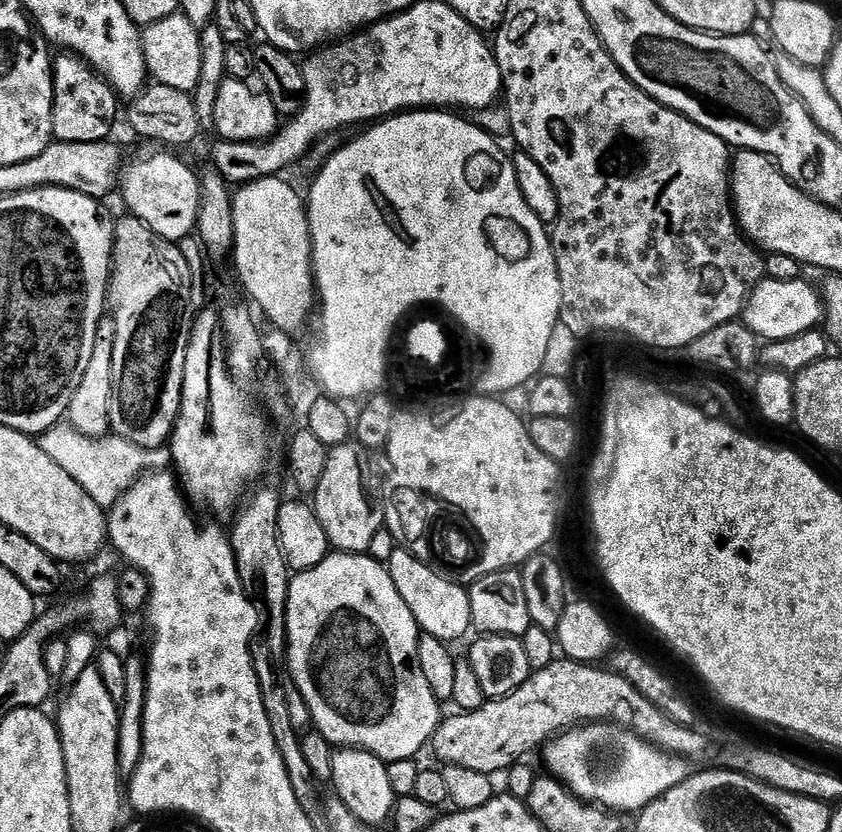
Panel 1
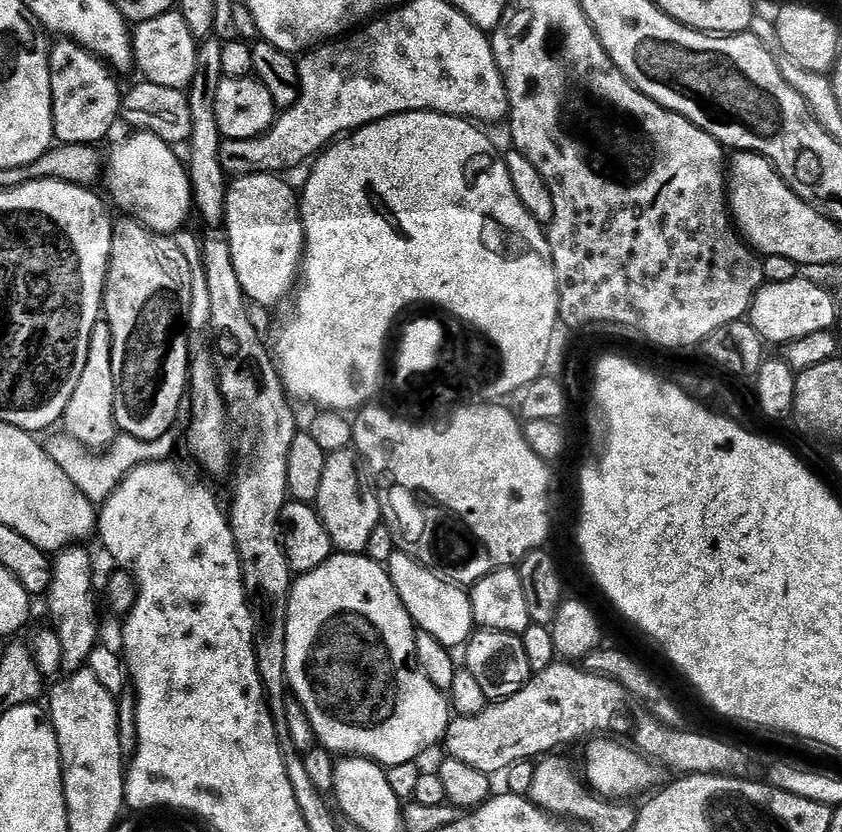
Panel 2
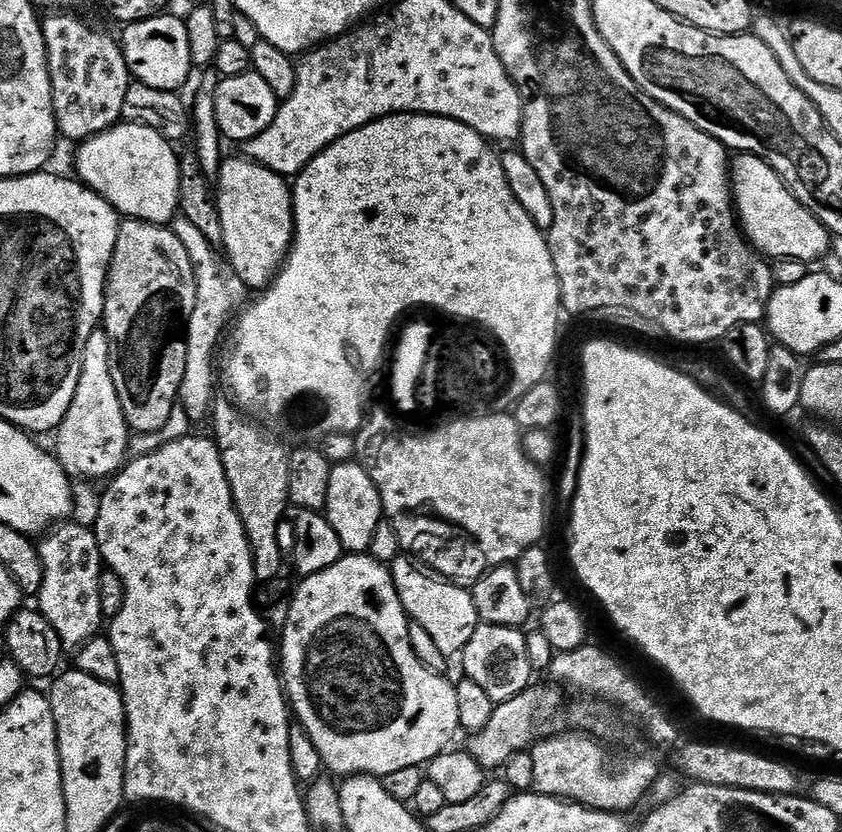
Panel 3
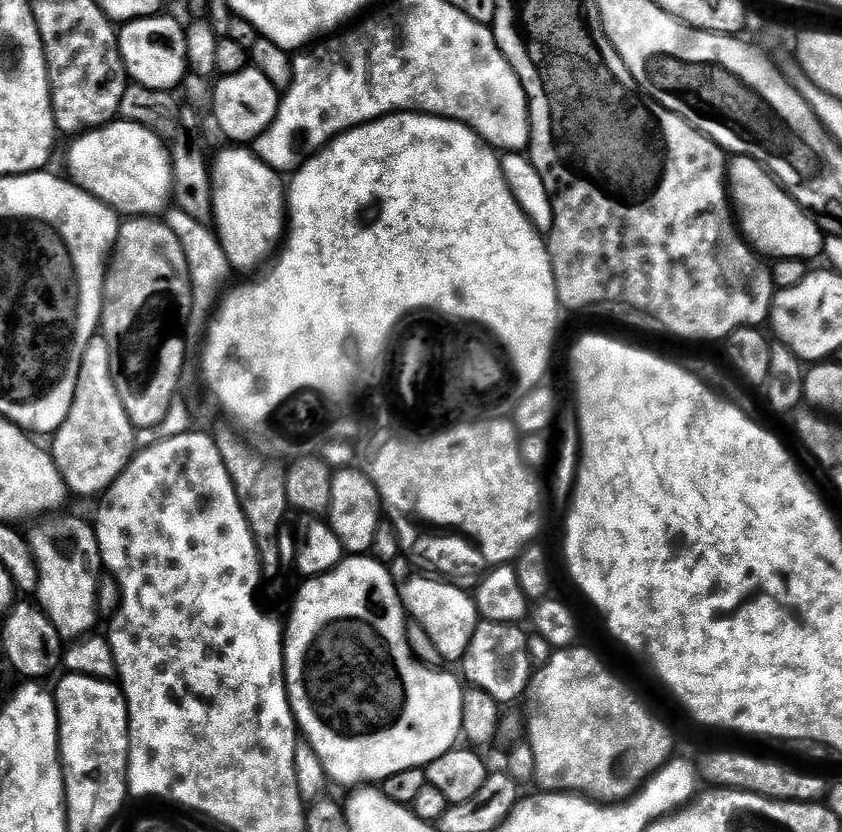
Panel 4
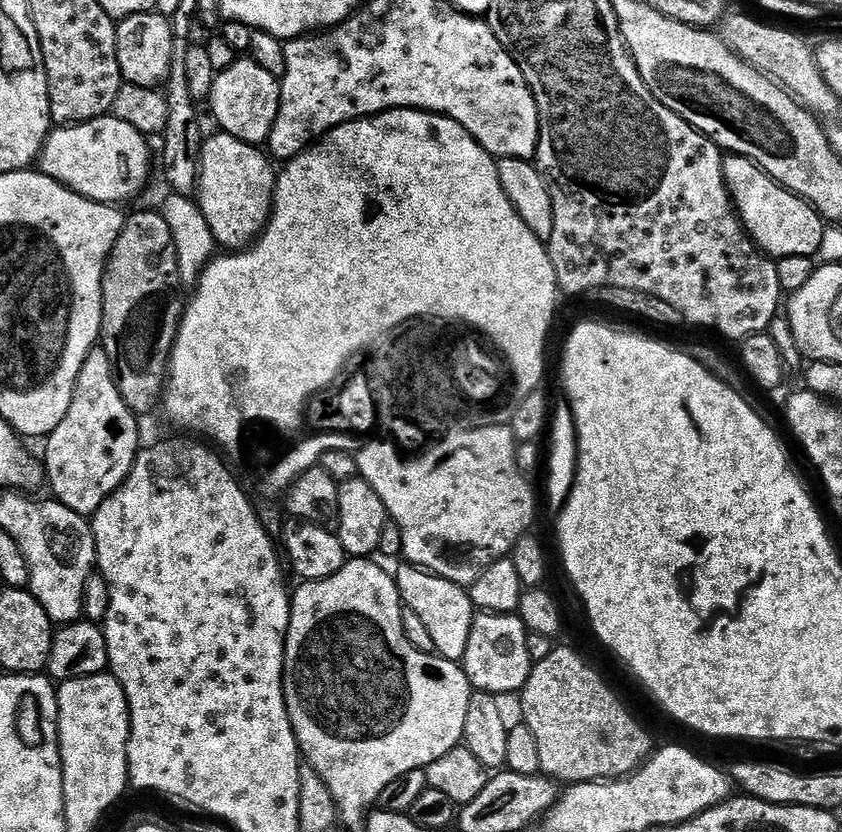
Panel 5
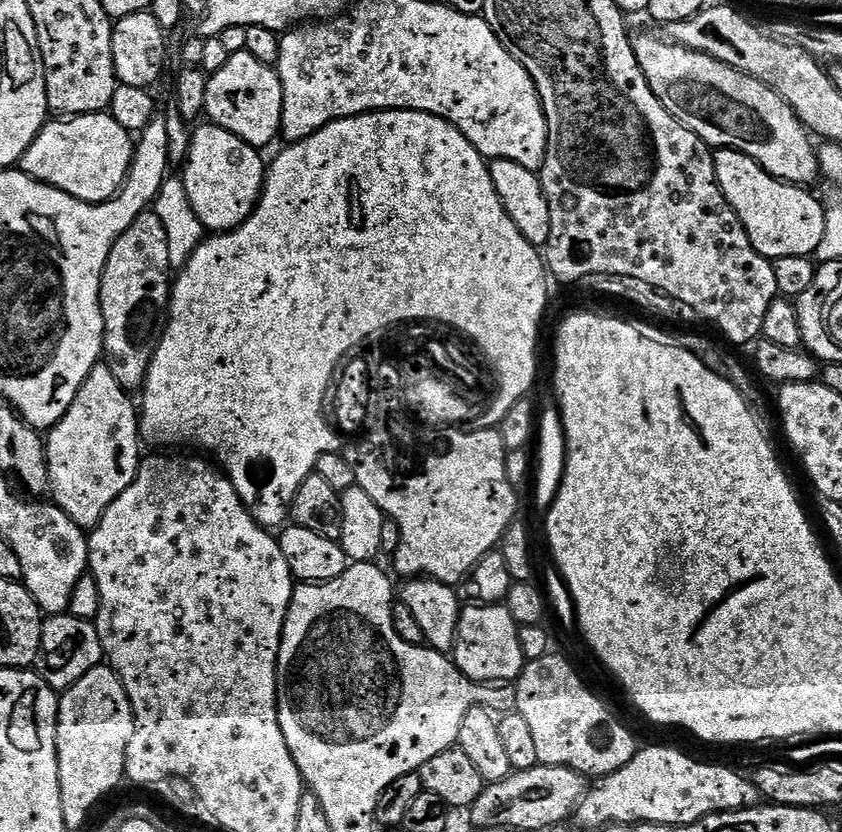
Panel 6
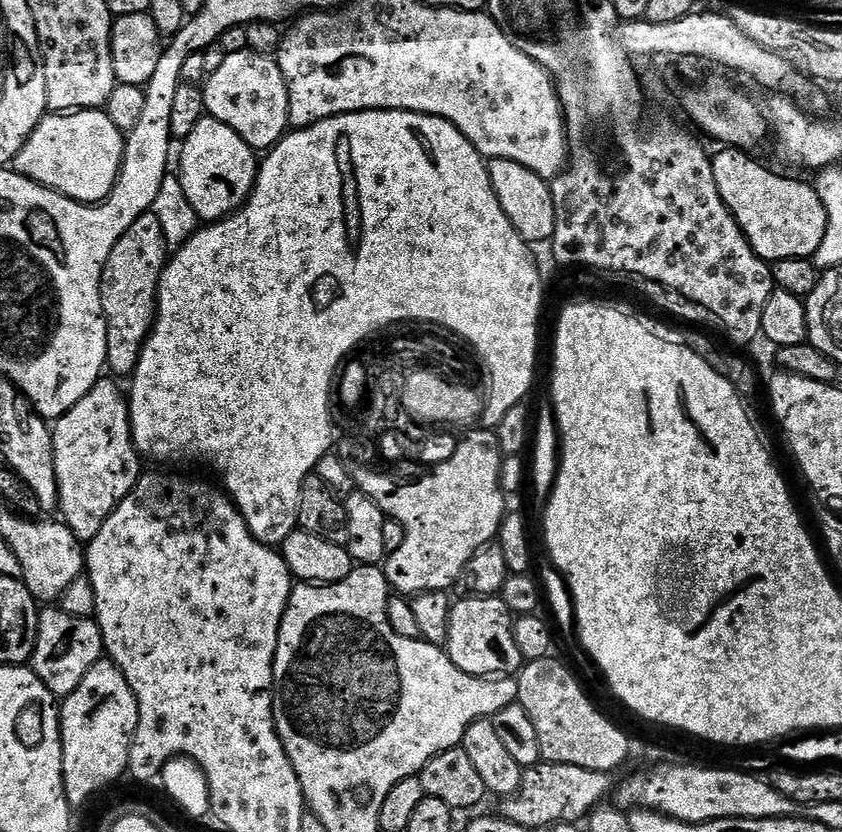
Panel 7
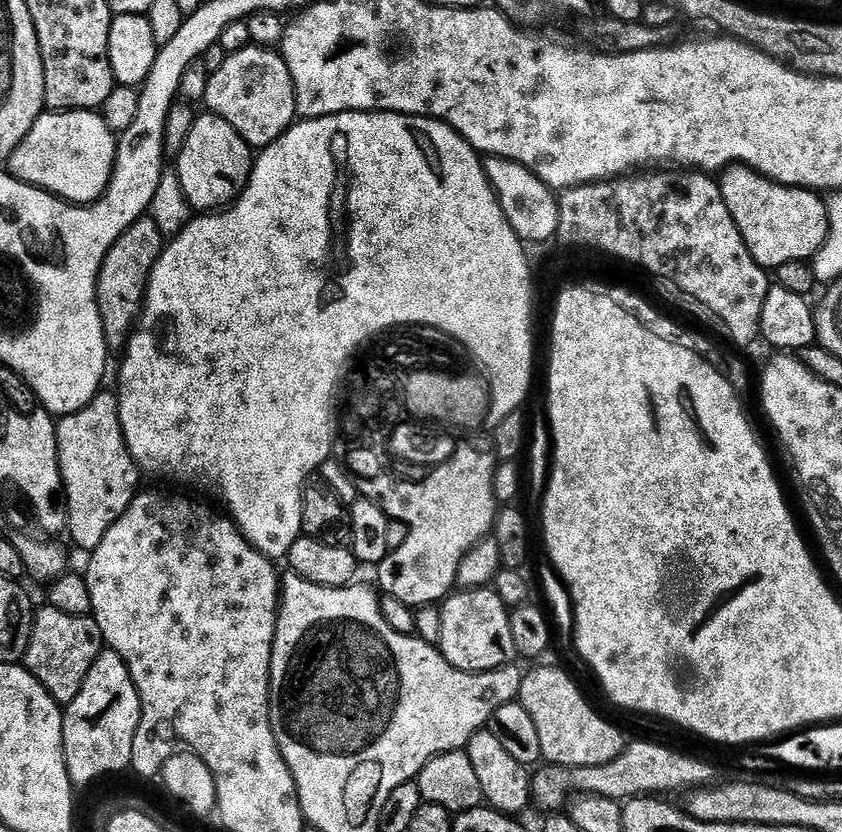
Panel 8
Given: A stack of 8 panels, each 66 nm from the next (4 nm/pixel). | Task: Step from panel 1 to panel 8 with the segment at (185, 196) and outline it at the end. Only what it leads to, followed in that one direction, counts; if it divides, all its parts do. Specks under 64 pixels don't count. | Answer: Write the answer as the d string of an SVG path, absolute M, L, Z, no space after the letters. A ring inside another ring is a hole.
M48 110L36 119L28 137L8 157L6 168L23 184L33 184L62 200L87 206L104 195L117 159L117 133L110 130L99 111Z

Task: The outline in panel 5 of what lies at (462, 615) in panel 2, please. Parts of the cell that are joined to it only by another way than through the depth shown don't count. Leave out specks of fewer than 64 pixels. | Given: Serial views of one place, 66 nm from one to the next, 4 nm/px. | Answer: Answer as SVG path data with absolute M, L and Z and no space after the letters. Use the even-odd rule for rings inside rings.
M412 562L402 565L394 572L394 579L403 607L414 610L414 614L418 614L418 619L426 625L436 647L435 655L443 660L463 661L474 619L474 605L469 589L463 584L435 576L432 571Z

